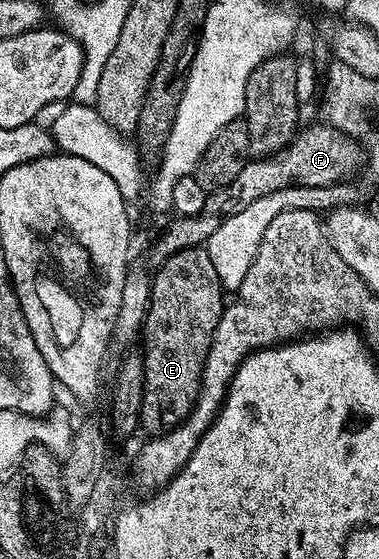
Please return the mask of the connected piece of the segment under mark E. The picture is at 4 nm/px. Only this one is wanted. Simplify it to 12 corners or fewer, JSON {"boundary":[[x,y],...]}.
{"boundary":[[205,246],[152,275],[139,422],[193,409],[226,308]]}

